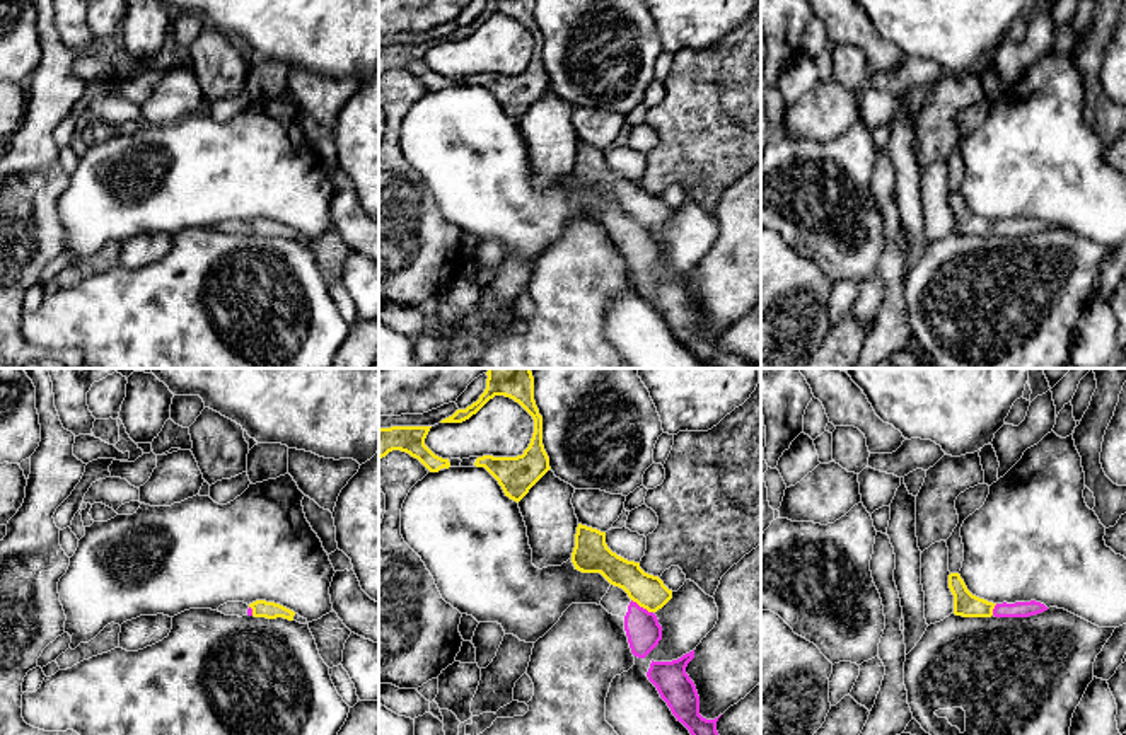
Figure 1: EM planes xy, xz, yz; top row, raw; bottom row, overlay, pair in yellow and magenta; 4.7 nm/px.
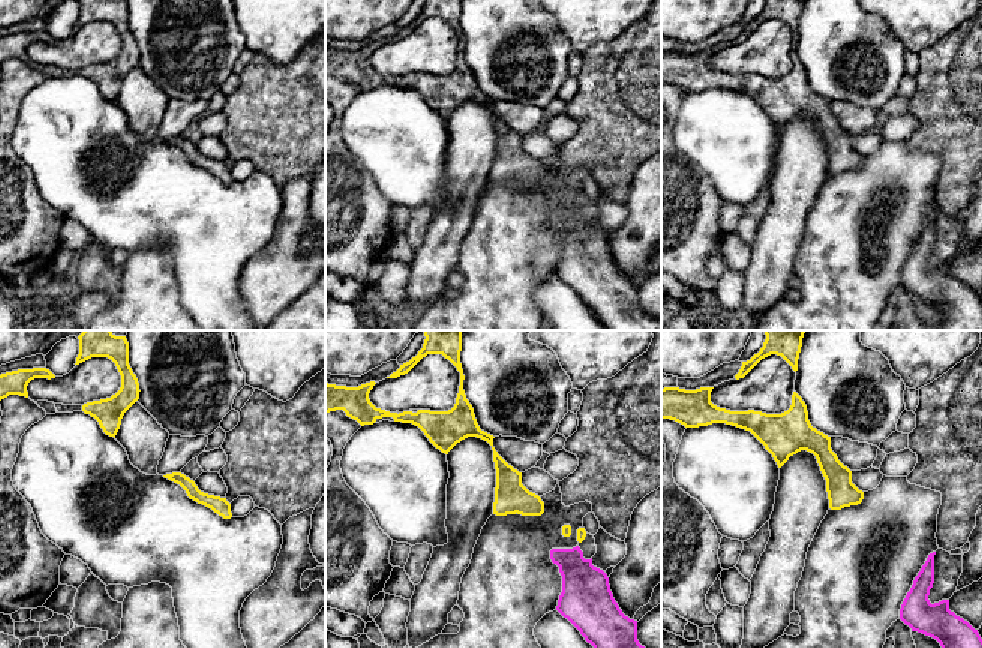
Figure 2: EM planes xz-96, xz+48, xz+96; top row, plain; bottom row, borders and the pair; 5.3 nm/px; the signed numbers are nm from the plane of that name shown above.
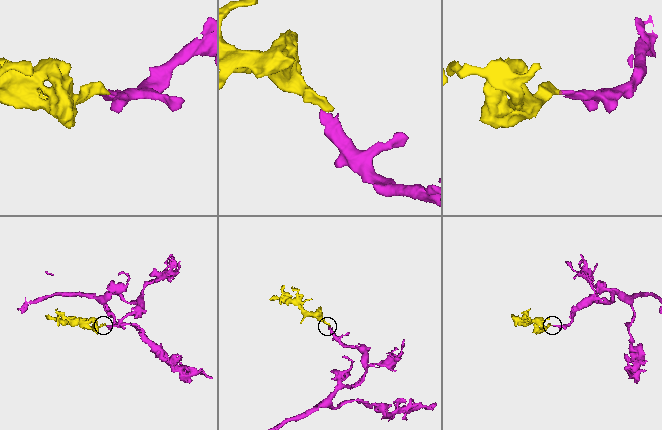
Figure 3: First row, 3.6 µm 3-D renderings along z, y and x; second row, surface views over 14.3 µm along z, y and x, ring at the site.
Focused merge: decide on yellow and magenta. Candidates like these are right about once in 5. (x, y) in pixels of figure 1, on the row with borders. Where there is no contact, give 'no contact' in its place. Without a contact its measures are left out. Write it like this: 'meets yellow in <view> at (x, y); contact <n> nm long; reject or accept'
meets yellow in xz at (642, 606); contact 120 nm long; accept

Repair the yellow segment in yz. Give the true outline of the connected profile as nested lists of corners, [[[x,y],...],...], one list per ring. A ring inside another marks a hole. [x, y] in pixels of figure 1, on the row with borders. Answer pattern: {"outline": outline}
{"outline": [[[959,573],[949,575],[949,588],[954,595],[954,614],[962,617],[1029,617],[1048,611],[1041,602],[993,604],[972,595]]]}

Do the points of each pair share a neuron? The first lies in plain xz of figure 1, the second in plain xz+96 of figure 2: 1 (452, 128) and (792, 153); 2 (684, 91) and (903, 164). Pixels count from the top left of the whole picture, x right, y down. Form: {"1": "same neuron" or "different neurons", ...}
{"1": "different neurons", "2": "different neurons"}

